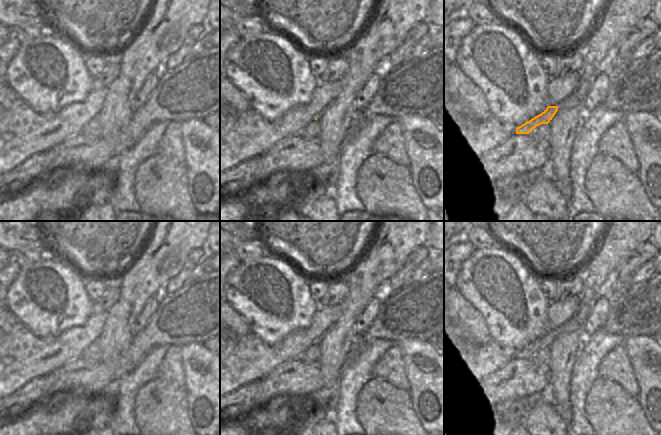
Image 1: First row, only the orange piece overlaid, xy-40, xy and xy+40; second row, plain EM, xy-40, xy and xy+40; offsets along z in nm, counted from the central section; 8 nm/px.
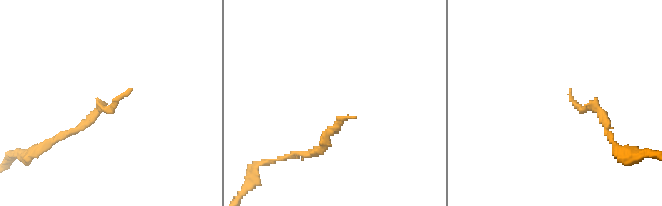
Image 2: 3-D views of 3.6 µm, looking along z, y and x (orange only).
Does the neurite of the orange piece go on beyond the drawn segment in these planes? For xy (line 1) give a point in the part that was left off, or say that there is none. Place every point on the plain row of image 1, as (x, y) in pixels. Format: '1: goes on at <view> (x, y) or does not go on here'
1: does not go on here

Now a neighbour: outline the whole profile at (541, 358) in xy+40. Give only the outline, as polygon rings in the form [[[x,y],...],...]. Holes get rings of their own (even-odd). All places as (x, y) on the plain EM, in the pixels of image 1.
[[[541,348],[528,358],[538,371],[548,379],[550,369],[550,351],[548,348]]]

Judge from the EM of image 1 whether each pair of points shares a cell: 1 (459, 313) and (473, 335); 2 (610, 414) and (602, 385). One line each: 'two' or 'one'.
1: one
2: one

